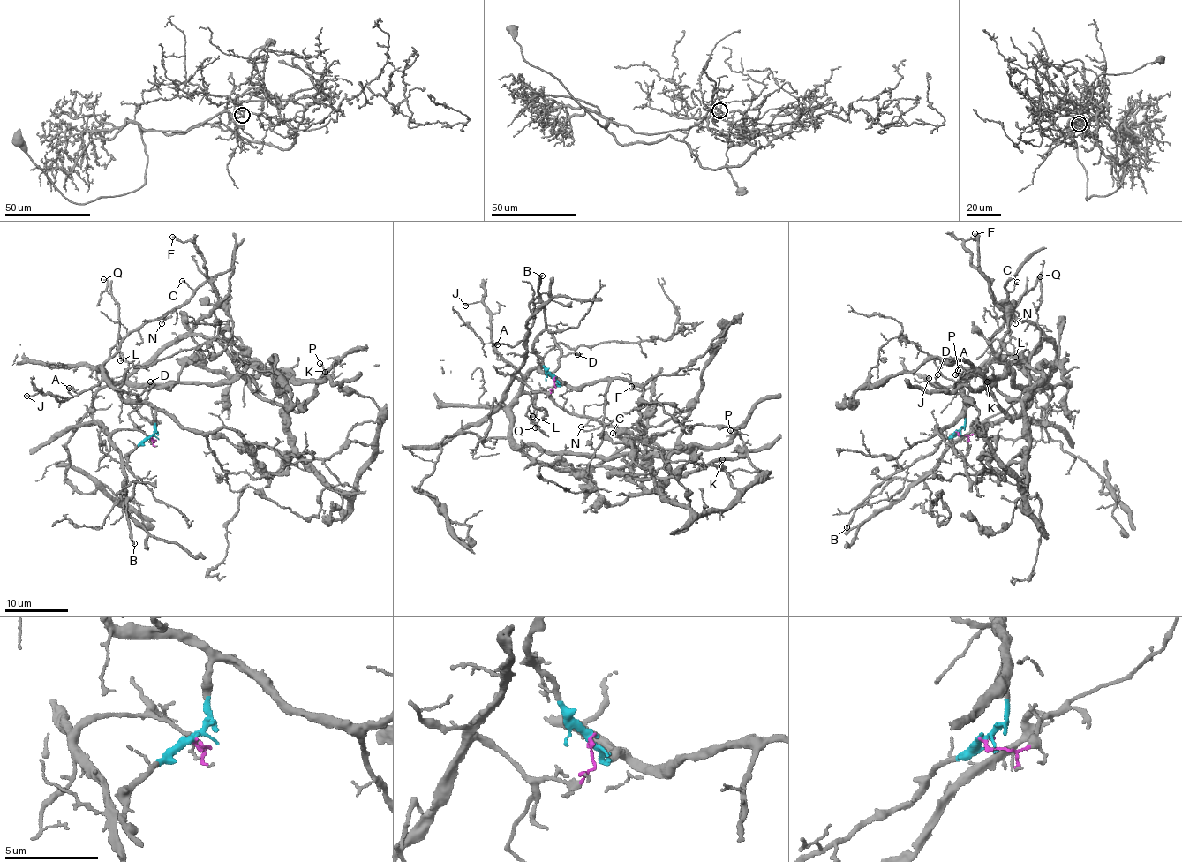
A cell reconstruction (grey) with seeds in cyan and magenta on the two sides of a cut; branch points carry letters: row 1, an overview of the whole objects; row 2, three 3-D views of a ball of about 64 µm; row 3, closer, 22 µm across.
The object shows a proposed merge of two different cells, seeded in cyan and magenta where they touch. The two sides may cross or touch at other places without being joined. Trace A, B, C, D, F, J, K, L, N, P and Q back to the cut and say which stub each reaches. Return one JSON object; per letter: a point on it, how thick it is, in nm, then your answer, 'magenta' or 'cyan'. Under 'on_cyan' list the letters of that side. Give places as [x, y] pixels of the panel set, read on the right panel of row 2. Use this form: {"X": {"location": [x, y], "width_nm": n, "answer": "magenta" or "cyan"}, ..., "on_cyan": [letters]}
{"A": {"location": [955, 374], "width_nm": 60, "answer": "cyan"}, "B": {"location": [846, 527], "width_nm": 220, "answer": "cyan"}, "C": {"location": [1017, 282], "width_nm": 110, "answer": "cyan"}, "D": {"location": [937, 374], "width_nm": 100, "answer": "cyan"}, "F": {"location": [974, 233], "width_nm": 220, "answer": "cyan"}, "J": {"location": [929, 378], "width_nm": 160, "answer": "cyan"}, "K": {"location": [987, 381], "width_nm": 440, "answer": "cyan"}, "L": {"location": [1015, 357], "width_nm": 120, "answer": "cyan"}, "N": {"location": [1015, 323], "width_nm": 100, "answer": "cyan"}, "P": {"location": [958, 370], "width_nm": 100, "answer": "cyan"}, "Q": {"location": [1040, 276], "width_nm": 170, "answer": "cyan"}, "on_cyan": ["A", "B", "C", "D", "F", "J", "K", "L", "N", "P", "Q"]}

